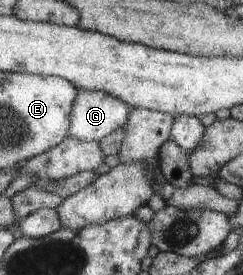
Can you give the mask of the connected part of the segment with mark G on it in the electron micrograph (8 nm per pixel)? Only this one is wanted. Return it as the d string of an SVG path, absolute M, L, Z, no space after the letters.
M79 89L78 98L74 102L71 113L69 136L82 141L100 141L118 128L125 127L130 119L133 107L119 97L111 96L106 92L88 91Z

